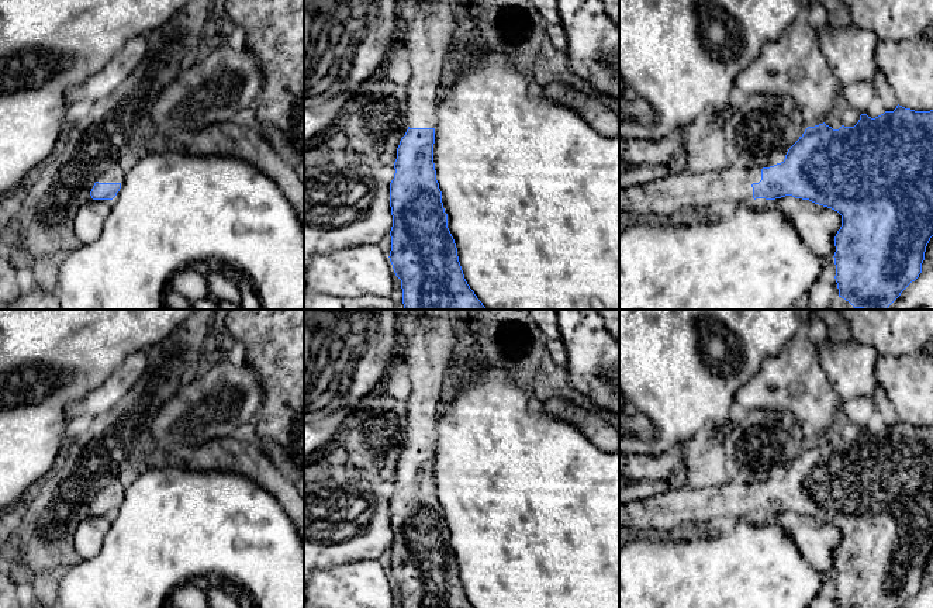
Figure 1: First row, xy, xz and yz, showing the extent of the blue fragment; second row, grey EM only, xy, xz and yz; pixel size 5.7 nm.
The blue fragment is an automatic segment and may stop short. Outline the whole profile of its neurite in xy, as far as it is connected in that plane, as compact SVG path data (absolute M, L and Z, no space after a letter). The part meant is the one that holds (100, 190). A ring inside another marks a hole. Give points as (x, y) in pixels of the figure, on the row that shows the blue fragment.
M124 166L104 172L94 183L90 196L93 200L113 200L121 189Z

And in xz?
M407 0L412 8L412 18L402 25L401 42L407 48L411 65L411 80L408 83L408 129L401 138L394 162L394 179L390 183L390 207L393 227L390 231L391 251L390 262L395 276L401 280L404 310L487 310L467 284L455 239L448 228L448 214L442 203L442 191L436 180L433 163L436 103L443 83L452 44L460 31L460 20L455 8L455 0Z

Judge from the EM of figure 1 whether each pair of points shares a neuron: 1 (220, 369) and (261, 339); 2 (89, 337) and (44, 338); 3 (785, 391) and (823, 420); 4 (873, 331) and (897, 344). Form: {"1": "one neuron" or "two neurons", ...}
{"1": "two neurons", "2": "one neuron", "3": "one neuron", "4": "one neuron"}

